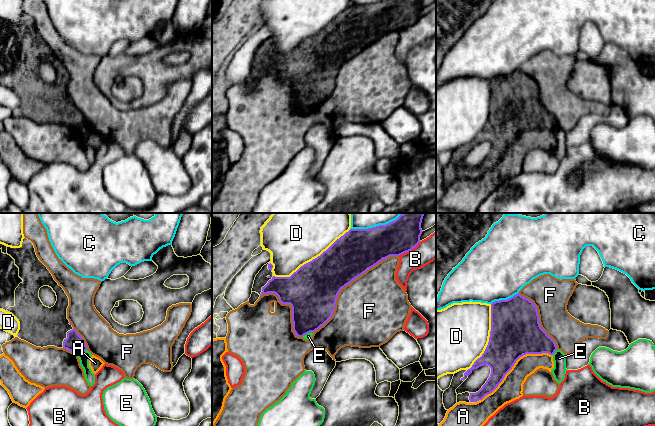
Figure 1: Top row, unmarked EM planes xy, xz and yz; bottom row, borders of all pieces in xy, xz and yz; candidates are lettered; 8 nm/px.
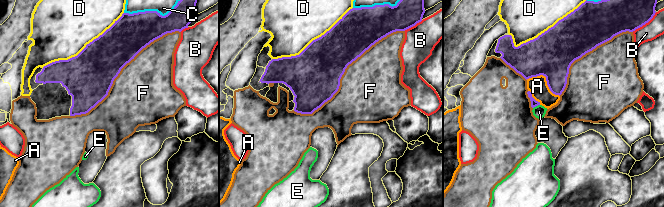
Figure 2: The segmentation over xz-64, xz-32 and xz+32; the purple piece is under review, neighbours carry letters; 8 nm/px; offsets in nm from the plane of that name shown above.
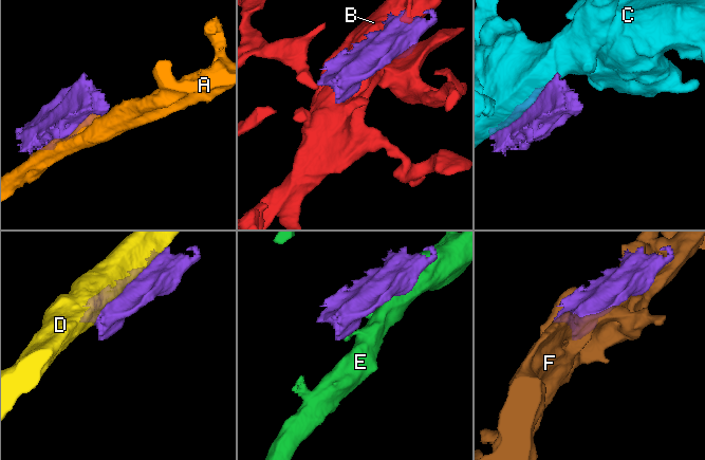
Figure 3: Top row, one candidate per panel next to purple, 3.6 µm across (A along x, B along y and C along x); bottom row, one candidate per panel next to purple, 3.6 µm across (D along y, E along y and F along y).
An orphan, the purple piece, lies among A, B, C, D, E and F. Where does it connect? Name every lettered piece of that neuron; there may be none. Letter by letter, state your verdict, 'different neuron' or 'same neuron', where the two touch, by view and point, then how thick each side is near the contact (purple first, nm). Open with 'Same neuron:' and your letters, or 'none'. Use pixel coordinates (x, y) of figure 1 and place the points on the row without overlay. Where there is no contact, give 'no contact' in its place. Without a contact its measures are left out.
Same neuron: none
A: different neuron; contact yz (514, 139); calibres 380 and 190 nm
B: different neuron; contact xz (409, 26); calibres 260 and 200 nm
C: different neuron; contact yz (504, 76); calibres 400 and 480 nm
D: different neuron; contact xz (312, 36); calibres 420 and 360 nm
E: different neuron; contact xy (82, 127); calibres 150 and 90 nm
F: different neuron; contact xz (346, 60); calibres 380 and 480 nm

